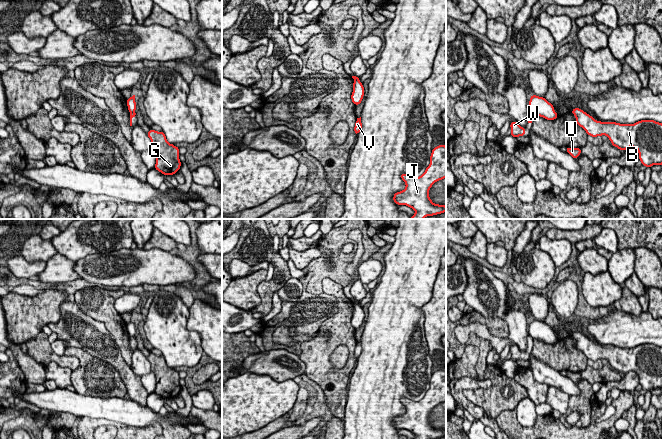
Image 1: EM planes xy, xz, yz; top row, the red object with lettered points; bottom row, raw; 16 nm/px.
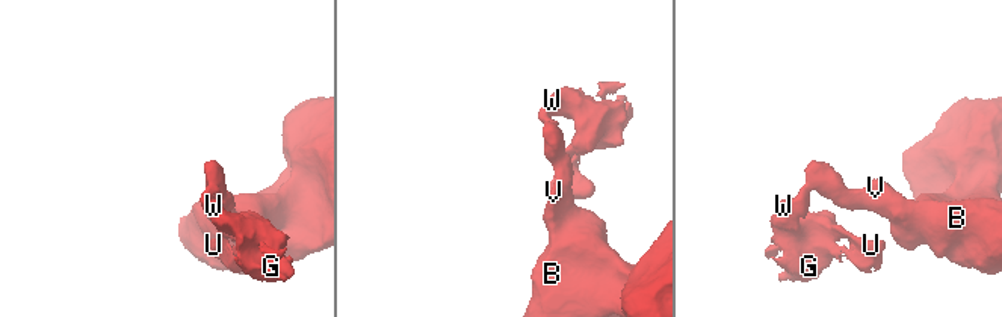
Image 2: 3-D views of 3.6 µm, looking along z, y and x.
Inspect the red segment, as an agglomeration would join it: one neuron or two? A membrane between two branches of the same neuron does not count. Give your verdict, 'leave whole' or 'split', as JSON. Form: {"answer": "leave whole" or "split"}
{"answer": "split"}

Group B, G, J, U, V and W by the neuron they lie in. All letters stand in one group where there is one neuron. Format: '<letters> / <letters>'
B J V / G U W

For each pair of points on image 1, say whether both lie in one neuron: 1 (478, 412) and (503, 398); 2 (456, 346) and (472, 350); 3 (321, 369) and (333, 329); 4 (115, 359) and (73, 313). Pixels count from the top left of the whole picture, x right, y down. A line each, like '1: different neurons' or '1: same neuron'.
1: different neurons
2: different neurons
3: same neuron
4: same neuron

